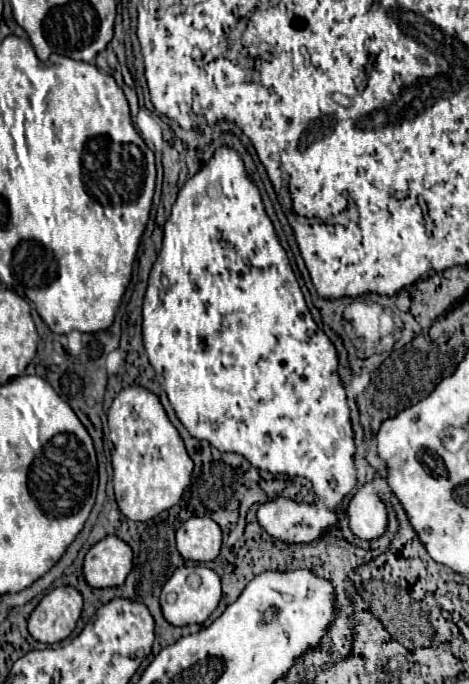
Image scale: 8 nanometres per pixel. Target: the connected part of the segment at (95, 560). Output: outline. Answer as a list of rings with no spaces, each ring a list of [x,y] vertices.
[[[113,535],[95,543],[83,559],[83,577],[95,589],[123,585],[129,571],[131,547]]]

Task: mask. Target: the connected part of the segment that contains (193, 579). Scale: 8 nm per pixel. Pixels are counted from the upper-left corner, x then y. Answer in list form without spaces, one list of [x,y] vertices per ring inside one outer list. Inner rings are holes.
[[[197,565],[195,569],[179,567],[171,575],[171,579],[165,583],[163,591],[161,591],[161,611],[163,611],[163,617],[171,625],[177,625],[177,627],[193,625],[193,623],[205,623],[207,617],[219,605],[219,599],[221,599],[221,581],[219,581],[219,575],[215,571],[211,571],[211,569],[203,567],[203,565]],[[169,593],[177,595],[177,599],[173,603],[167,601]]]

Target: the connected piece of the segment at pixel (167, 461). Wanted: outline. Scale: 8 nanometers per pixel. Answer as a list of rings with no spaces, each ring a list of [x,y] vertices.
[[[127,387],[113,399],[107,413],[107,425],[113,443],[113,489],[119,511],[131,521],[147,521],[173,507],[191,483],[193,461],[159,399],[143,387]]]

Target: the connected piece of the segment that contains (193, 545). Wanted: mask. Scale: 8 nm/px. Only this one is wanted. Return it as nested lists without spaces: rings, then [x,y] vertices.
[[[191,517],[177,529],[177,551],[181,557],[207,563],[219,555],[221,529],[209,517]]]

